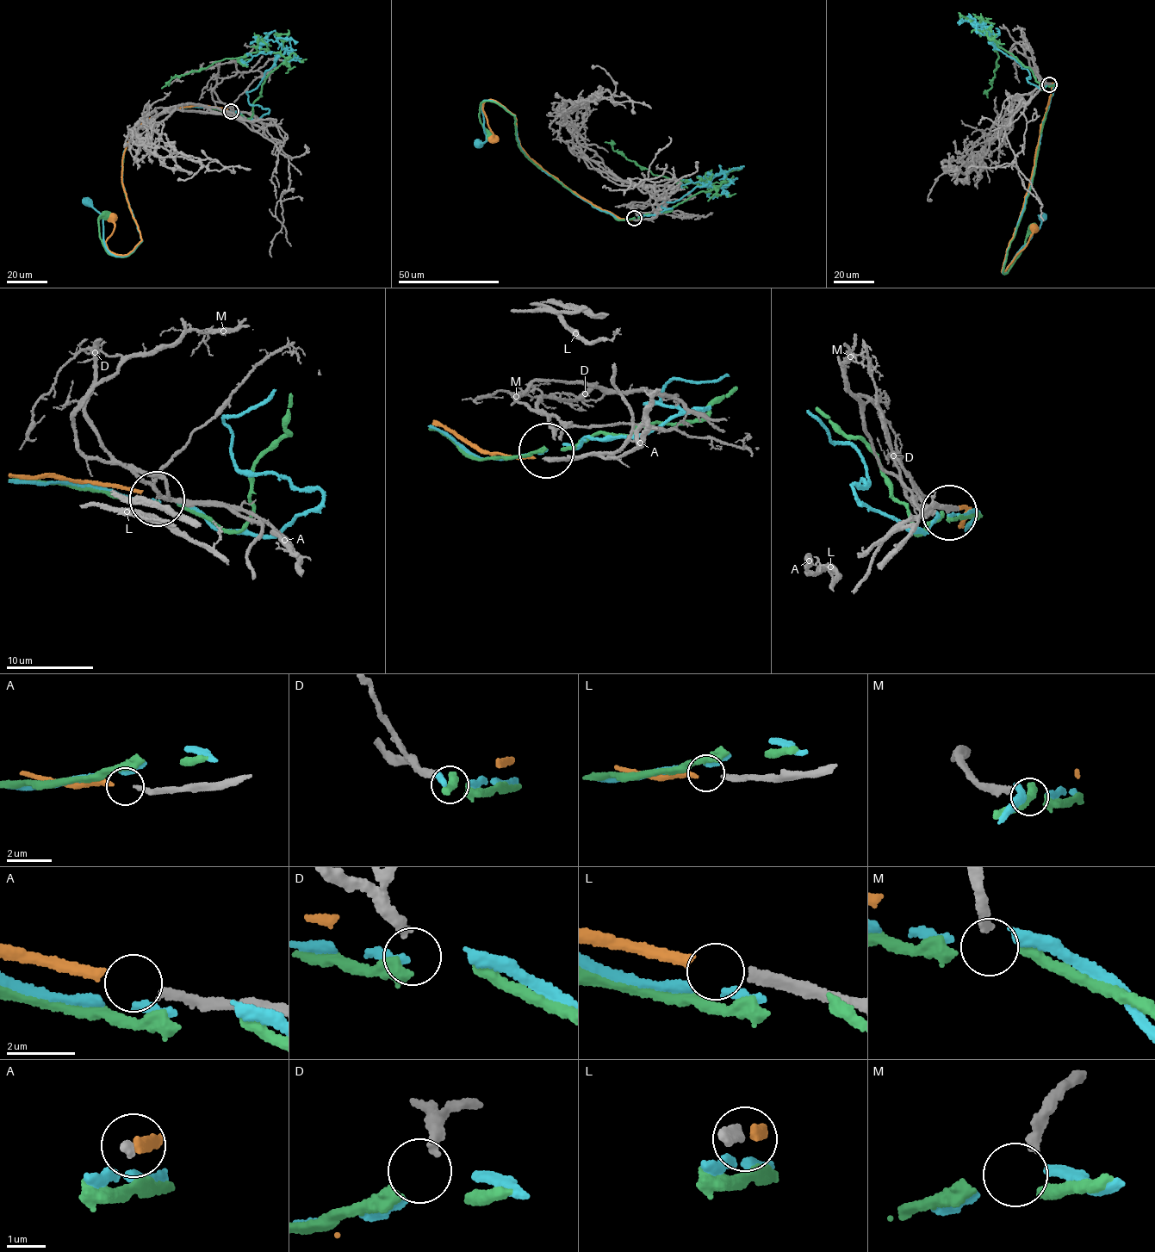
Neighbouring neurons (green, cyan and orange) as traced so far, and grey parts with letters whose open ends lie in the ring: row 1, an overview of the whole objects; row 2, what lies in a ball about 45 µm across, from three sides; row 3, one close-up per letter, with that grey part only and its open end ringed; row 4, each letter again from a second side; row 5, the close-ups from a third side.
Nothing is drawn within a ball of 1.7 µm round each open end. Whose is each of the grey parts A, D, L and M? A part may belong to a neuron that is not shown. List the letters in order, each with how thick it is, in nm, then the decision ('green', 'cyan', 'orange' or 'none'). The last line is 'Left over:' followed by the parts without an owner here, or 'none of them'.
A: 240 nm thick; none
D: 240 nm thick; green
L: 280 nm thick; orange
M: 280 nm thick; cyan
Left over: A

